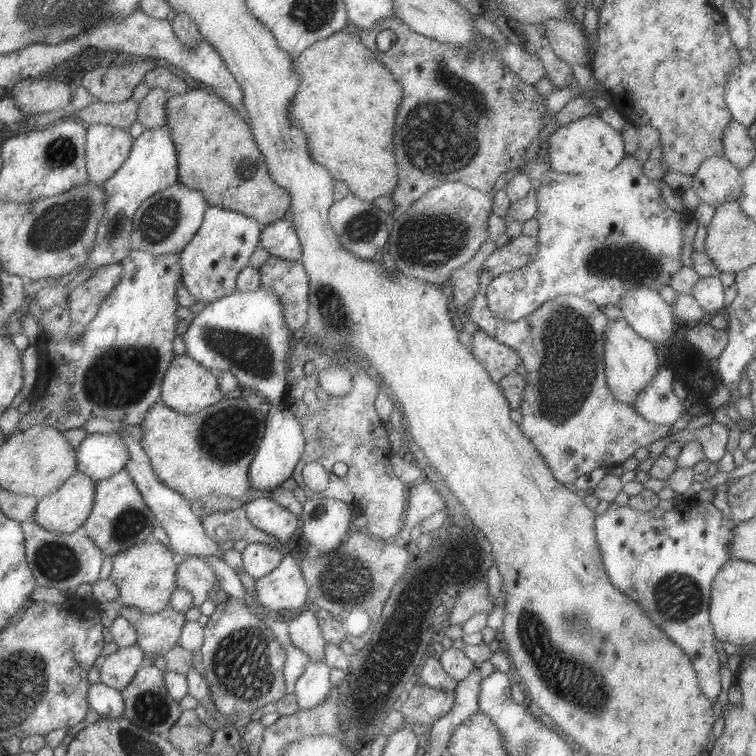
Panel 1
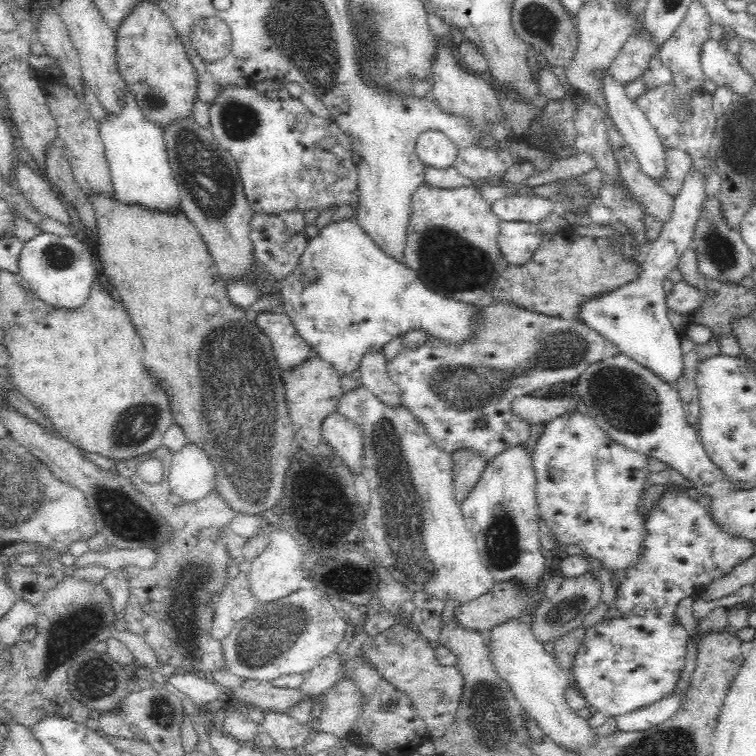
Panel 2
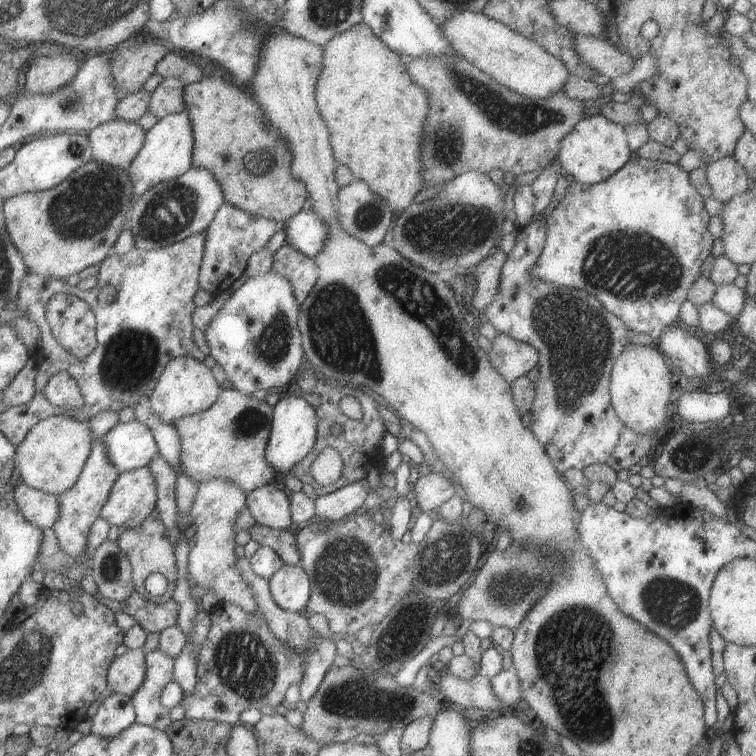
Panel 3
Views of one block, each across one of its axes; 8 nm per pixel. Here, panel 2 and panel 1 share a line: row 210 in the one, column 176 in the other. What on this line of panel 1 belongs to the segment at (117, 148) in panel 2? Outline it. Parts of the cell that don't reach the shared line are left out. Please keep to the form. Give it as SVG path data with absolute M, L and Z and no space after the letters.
M170 126L146 129L146 132L136 139L128 162L103 184L107 192L106 214L99 226L100 232L94 250L79 272L88 269L96 272L108 265L120 264L132 254L135 250L133 236L136 213L148 199L181 182L179 168L179 152Z

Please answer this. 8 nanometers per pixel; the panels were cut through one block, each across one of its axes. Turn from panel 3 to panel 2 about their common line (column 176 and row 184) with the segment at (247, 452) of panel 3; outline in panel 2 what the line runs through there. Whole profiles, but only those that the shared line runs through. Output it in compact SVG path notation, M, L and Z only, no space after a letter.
M422 183L412 195L403 256L406 266L418 273L420 280L434 292L462 302L477 302L489 299L492 286L509 265L498 248L498 220L480 191L472 185L452 190L432 188Z

